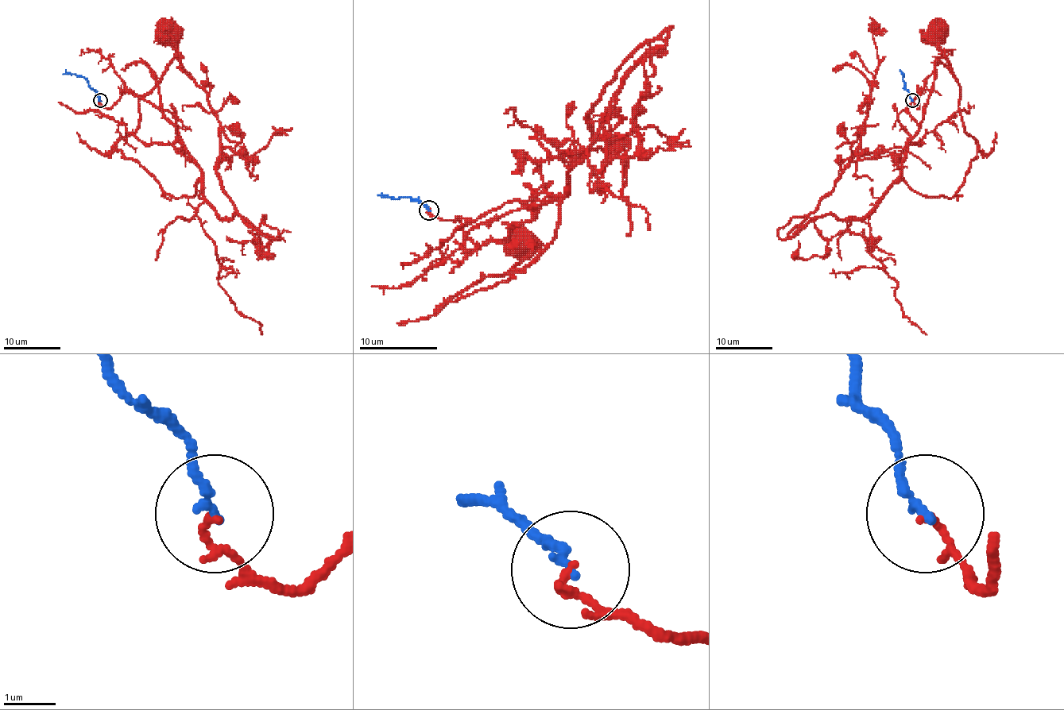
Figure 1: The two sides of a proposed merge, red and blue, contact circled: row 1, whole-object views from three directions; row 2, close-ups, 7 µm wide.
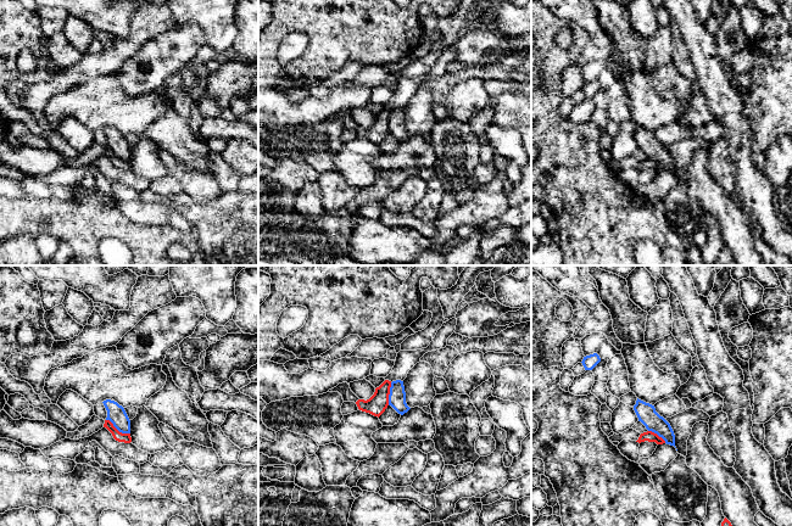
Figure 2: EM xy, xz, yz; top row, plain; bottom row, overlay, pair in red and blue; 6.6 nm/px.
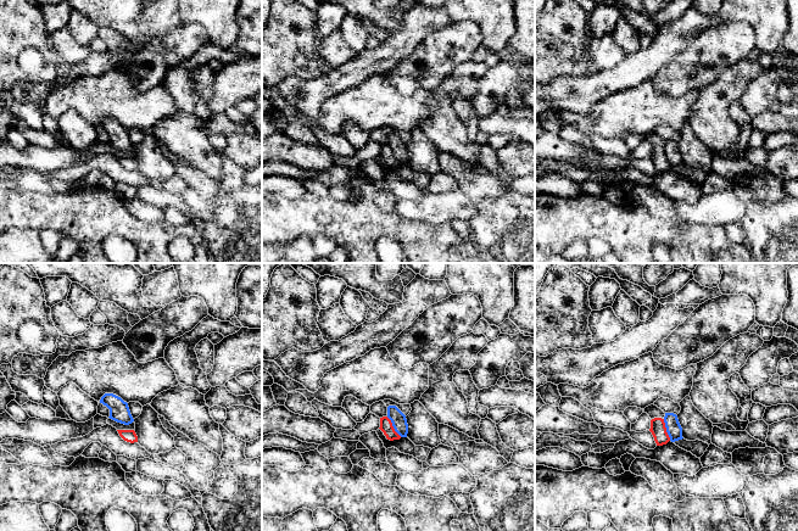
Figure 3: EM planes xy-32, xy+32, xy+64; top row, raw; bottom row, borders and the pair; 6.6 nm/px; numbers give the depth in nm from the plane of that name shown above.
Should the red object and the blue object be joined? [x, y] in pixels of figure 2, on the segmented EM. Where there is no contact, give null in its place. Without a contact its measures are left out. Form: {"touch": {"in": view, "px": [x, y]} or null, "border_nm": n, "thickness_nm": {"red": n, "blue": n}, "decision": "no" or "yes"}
{"touch": {"in": "xy", "px": [117, 430]}, "border_nm": 190, "thickness_nm": {"red": 70, "blue": 120}, "decision": "no"}

